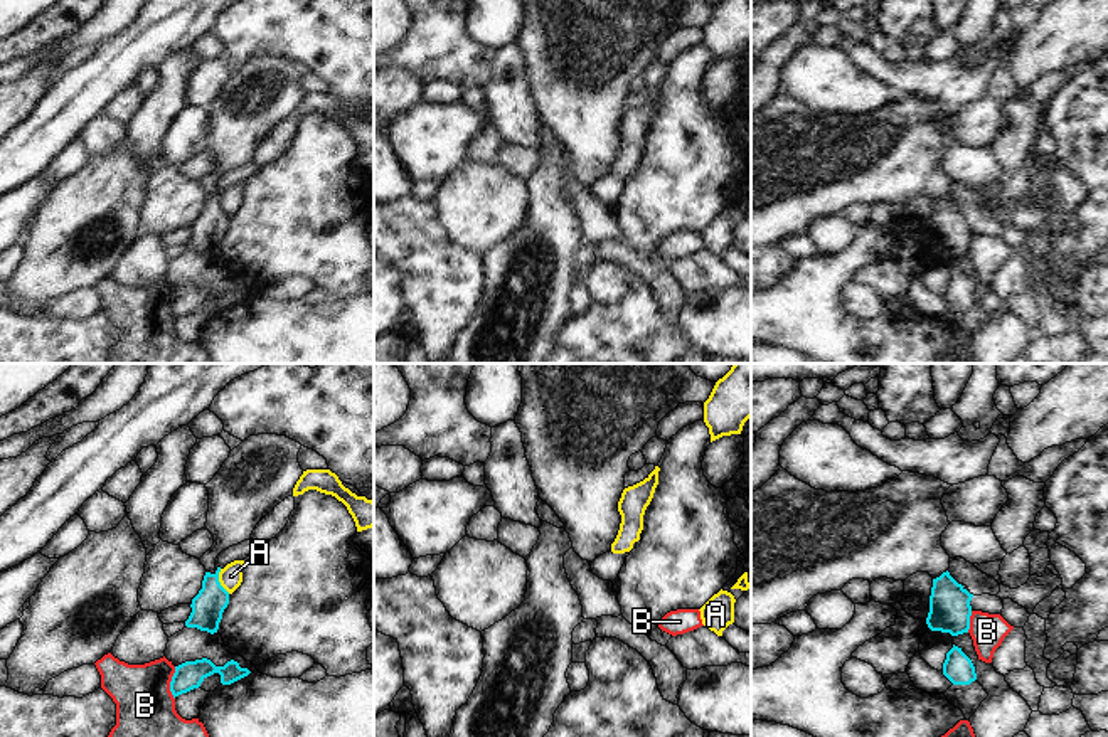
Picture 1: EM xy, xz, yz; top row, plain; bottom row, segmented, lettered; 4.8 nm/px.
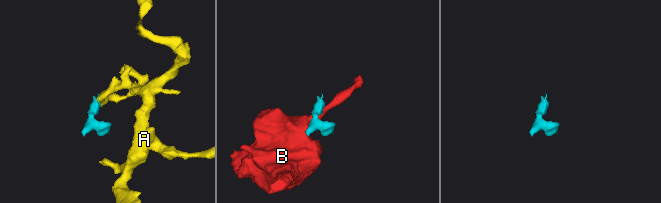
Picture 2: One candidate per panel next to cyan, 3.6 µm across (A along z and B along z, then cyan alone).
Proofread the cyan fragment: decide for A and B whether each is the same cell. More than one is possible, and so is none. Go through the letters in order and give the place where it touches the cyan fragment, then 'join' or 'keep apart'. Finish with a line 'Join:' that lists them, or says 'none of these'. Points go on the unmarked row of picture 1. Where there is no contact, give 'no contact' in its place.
A: xy (218, 204) | keep apart
B: xy (170, 307) | keep apart
Join: none of these

